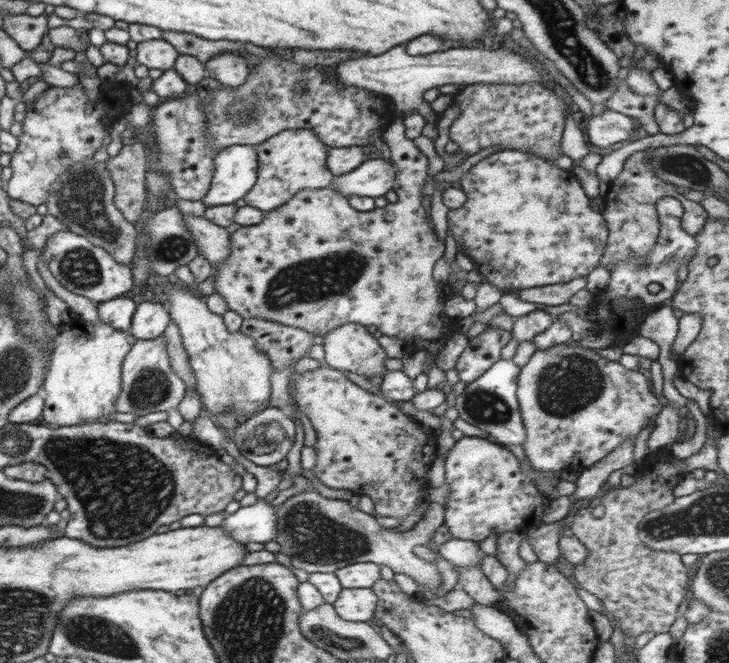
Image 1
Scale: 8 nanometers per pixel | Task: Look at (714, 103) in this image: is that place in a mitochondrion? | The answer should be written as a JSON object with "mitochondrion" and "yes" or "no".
{"mitochondrion":"no"}

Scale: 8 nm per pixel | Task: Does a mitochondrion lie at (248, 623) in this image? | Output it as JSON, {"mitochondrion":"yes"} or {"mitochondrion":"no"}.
{"mitochondrion":"yes"}

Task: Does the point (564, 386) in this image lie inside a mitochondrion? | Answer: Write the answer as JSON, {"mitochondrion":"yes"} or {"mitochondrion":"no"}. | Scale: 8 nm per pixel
{"mitochondrion":"yes"}

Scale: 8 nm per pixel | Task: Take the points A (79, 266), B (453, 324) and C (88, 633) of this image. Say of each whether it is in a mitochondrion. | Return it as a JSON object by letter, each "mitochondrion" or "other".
{"A":"mitochondrion","B":"other","C":"mitochondrion"}

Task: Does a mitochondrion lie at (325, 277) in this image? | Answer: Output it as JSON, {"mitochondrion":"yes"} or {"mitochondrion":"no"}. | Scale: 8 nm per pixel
{"mitochondrion":"yes"}

